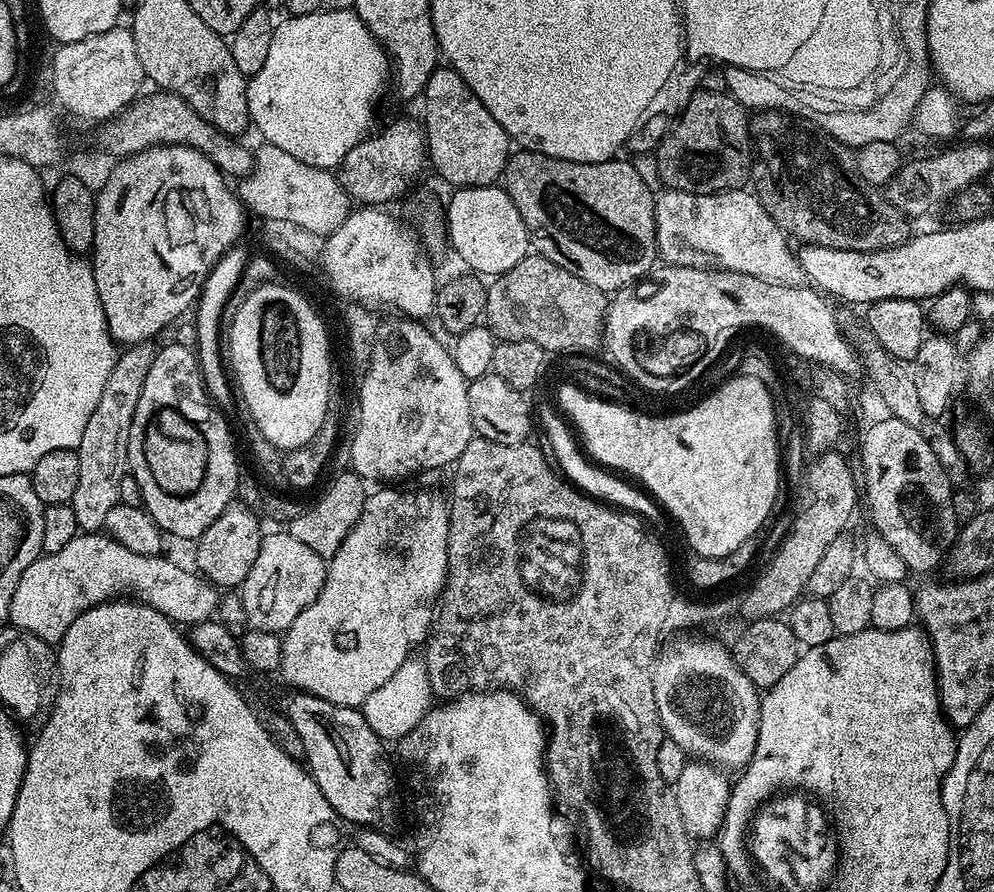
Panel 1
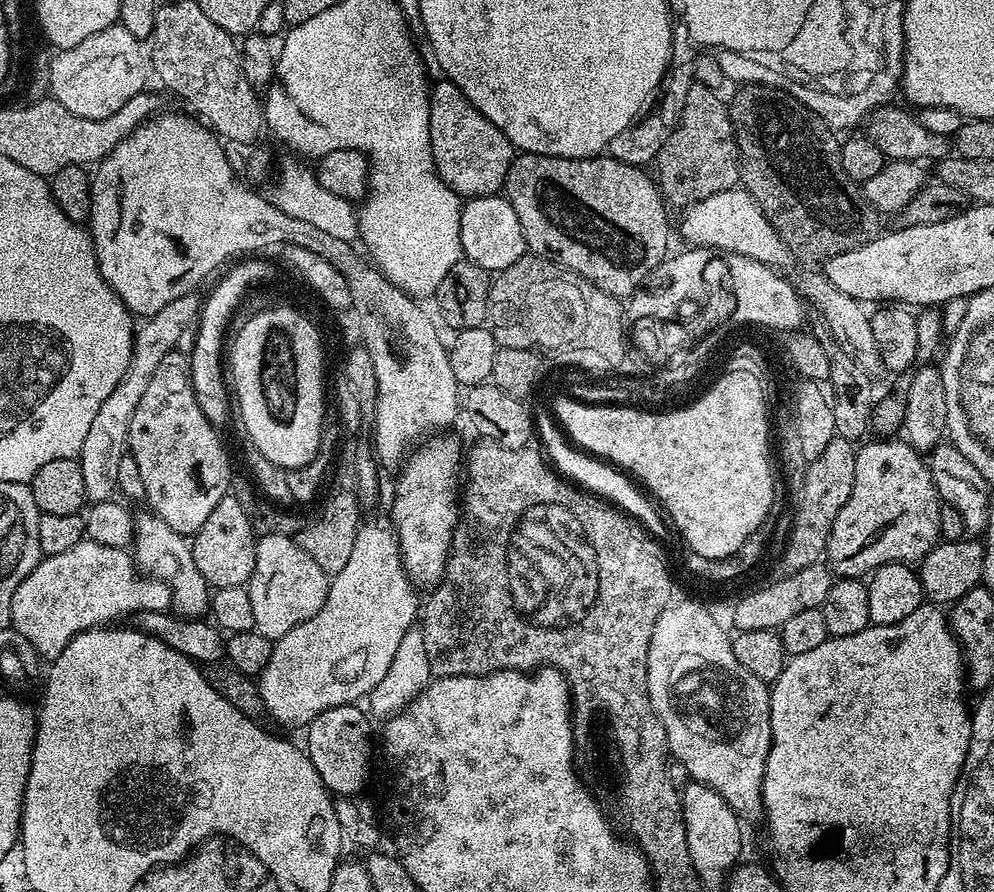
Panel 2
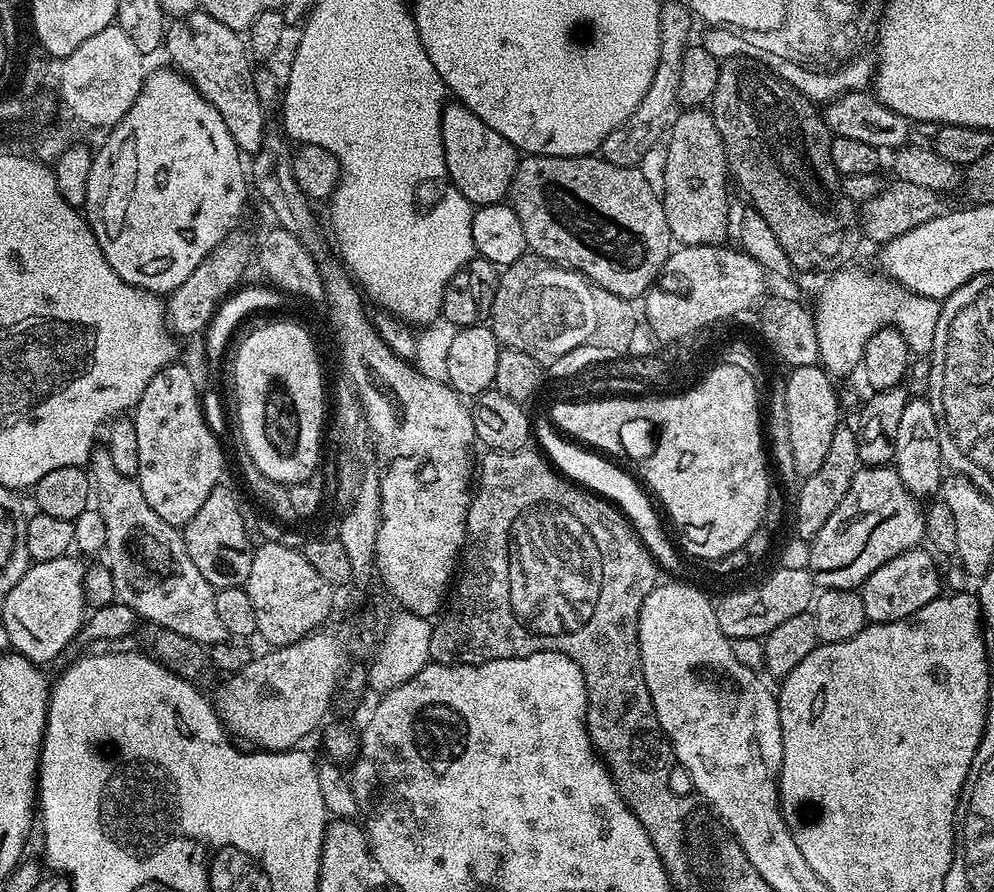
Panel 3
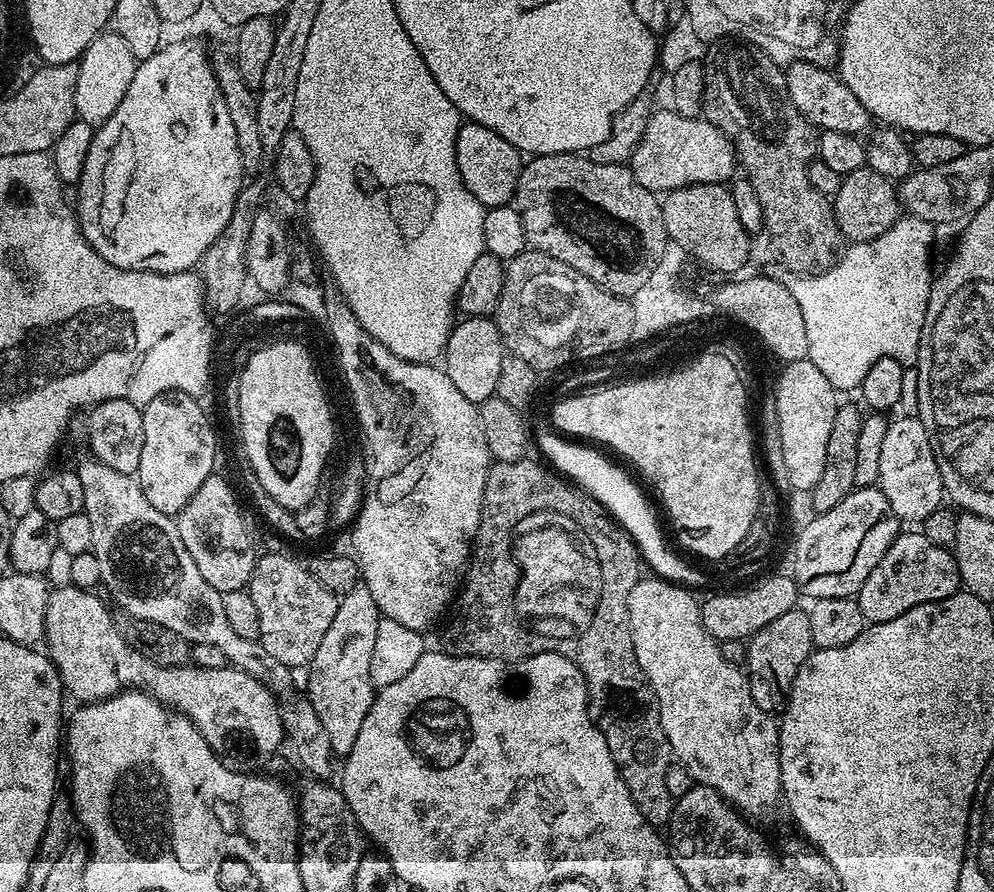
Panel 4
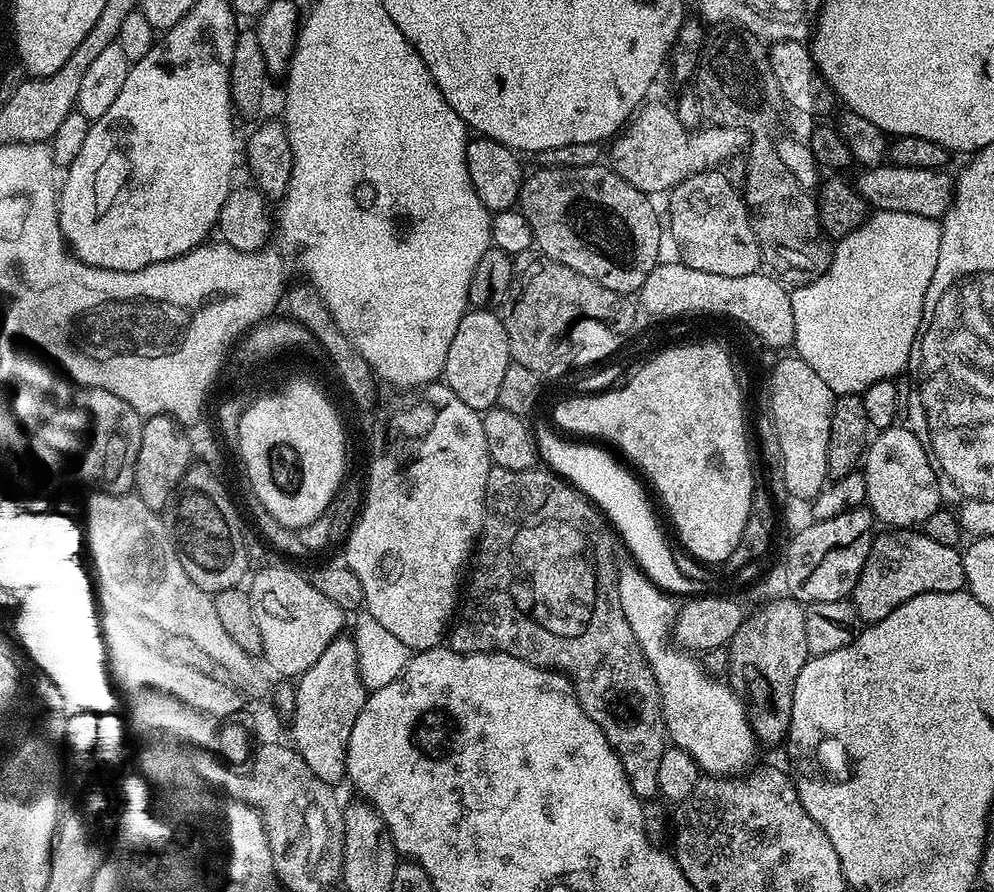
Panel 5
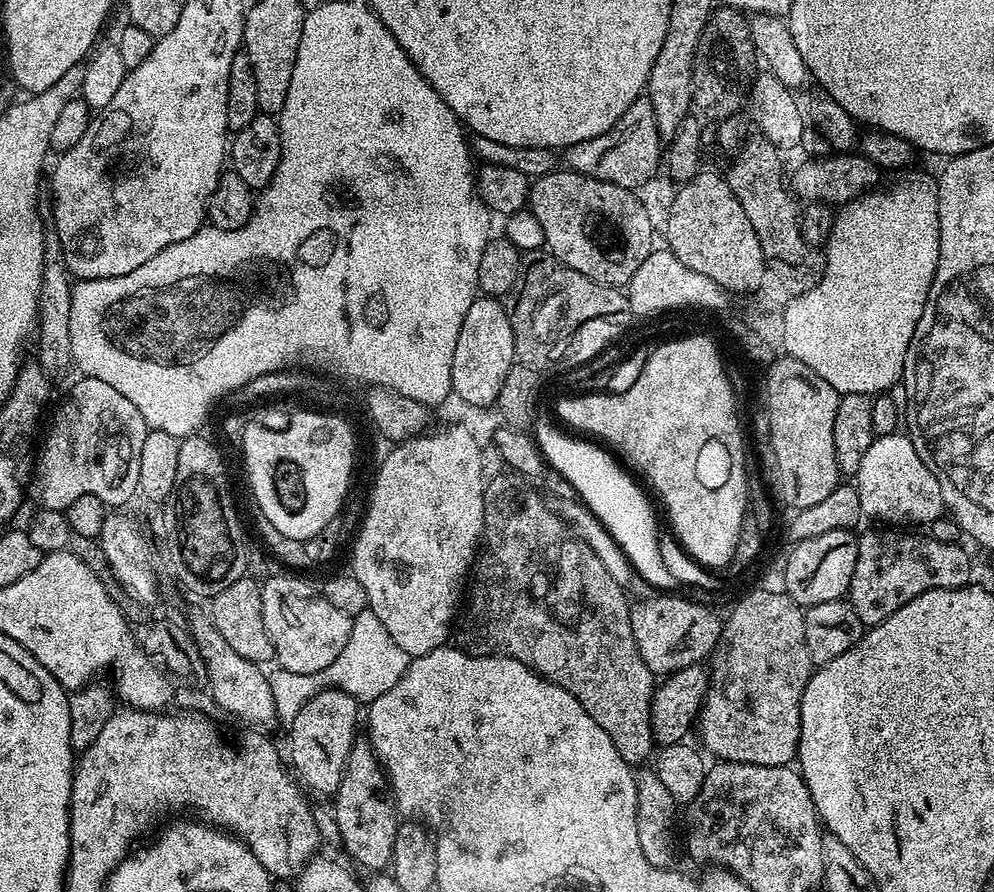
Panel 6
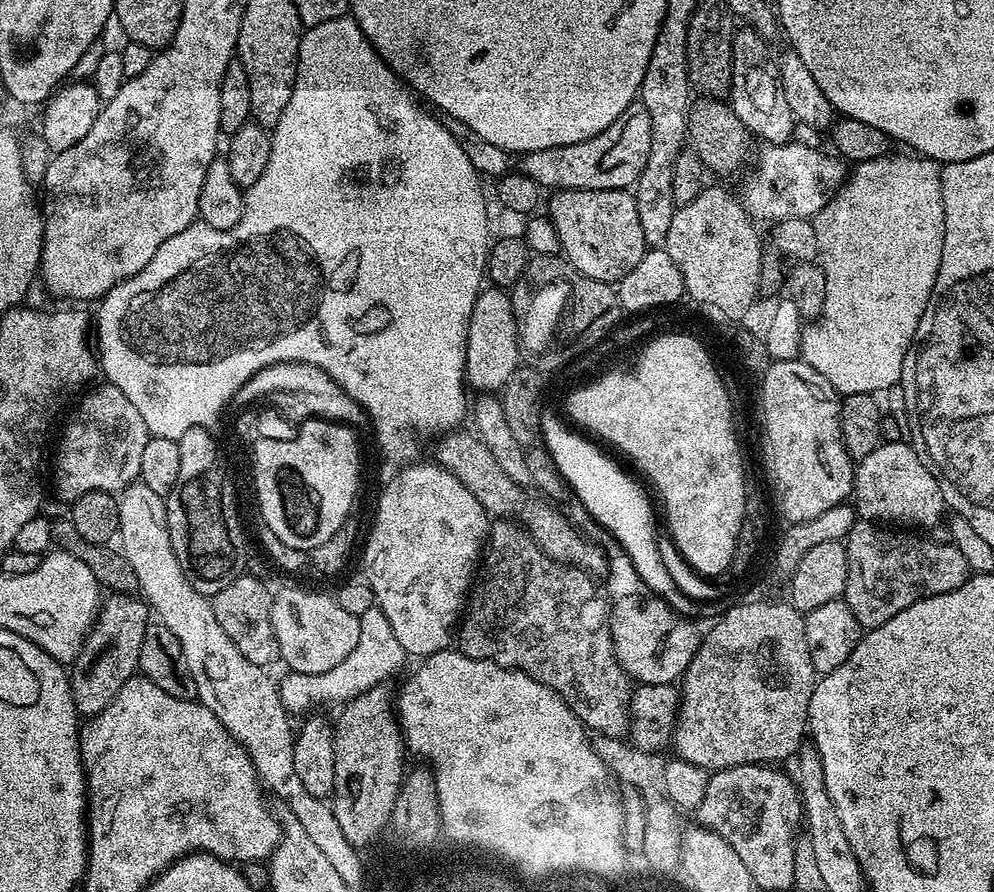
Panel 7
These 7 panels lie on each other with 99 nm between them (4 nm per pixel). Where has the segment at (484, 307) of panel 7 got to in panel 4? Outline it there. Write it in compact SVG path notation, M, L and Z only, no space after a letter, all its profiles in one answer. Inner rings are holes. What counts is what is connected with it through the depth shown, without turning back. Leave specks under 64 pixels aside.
M469 316L453 323L452 333L444 347L442 367L454 382L454 387L474 405L481 405L496 395L498 373L502 371L502 358L506 354L502 334L495 319L486 316Z

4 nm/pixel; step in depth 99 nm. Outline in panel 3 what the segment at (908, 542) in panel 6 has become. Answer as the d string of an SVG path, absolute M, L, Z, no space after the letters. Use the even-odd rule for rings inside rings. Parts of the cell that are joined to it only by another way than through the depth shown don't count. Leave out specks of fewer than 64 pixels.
M927 547L911 548L878 566L874 574L864 579L859 589L862 606L866 606L866 618L874 624L898 622L910 614L922 610L926 602L936 599L942 592L942 572L936 569L937 557Z

